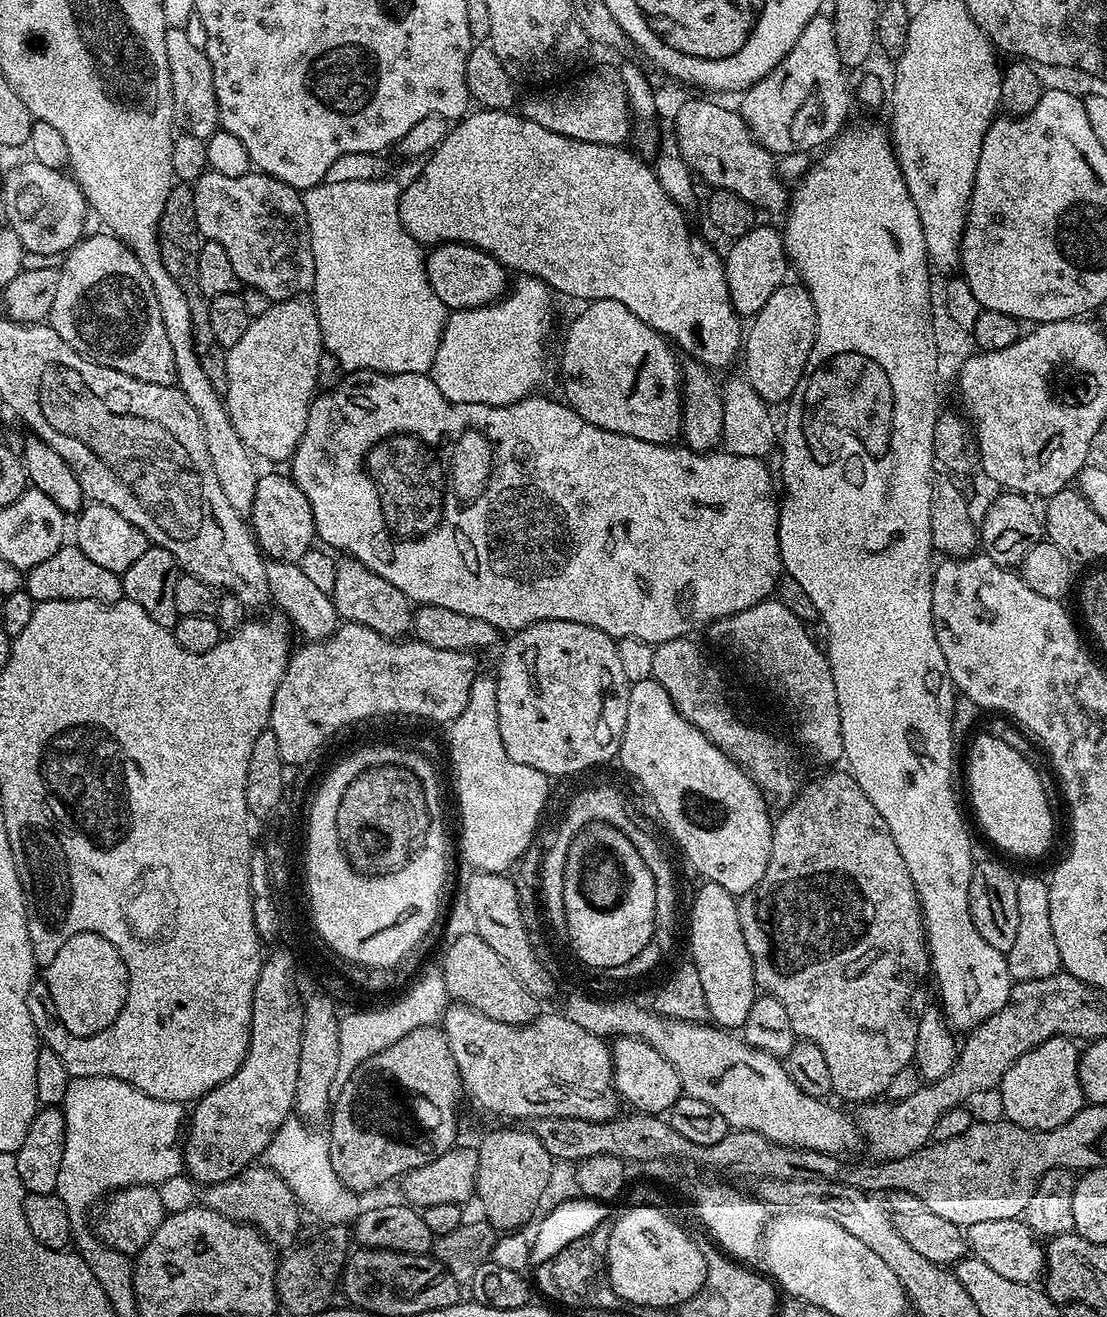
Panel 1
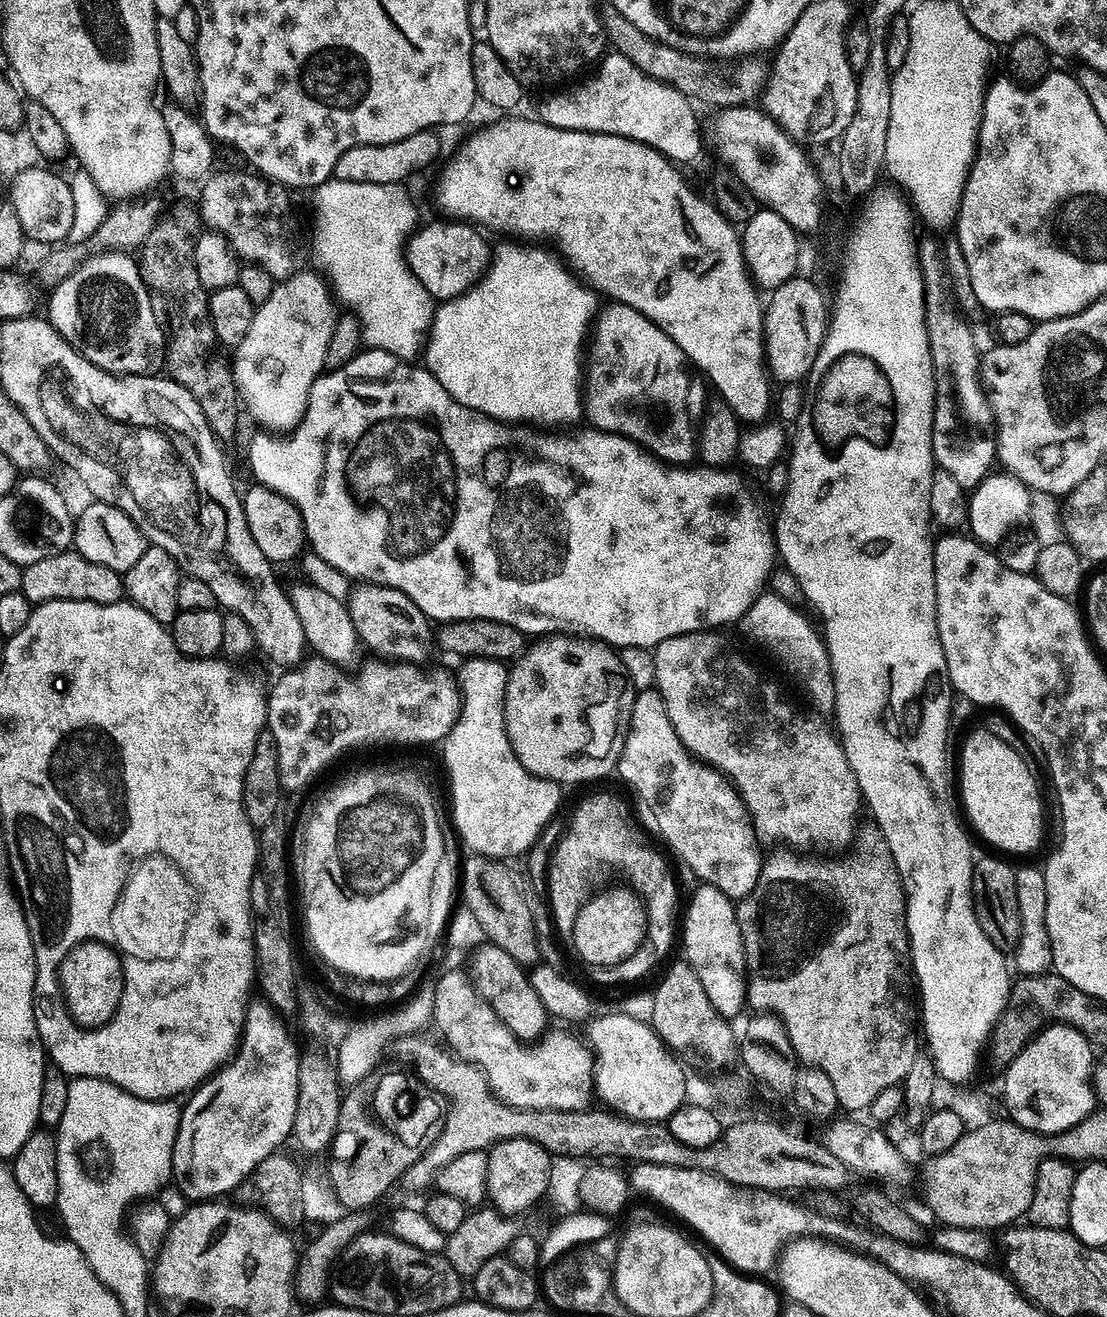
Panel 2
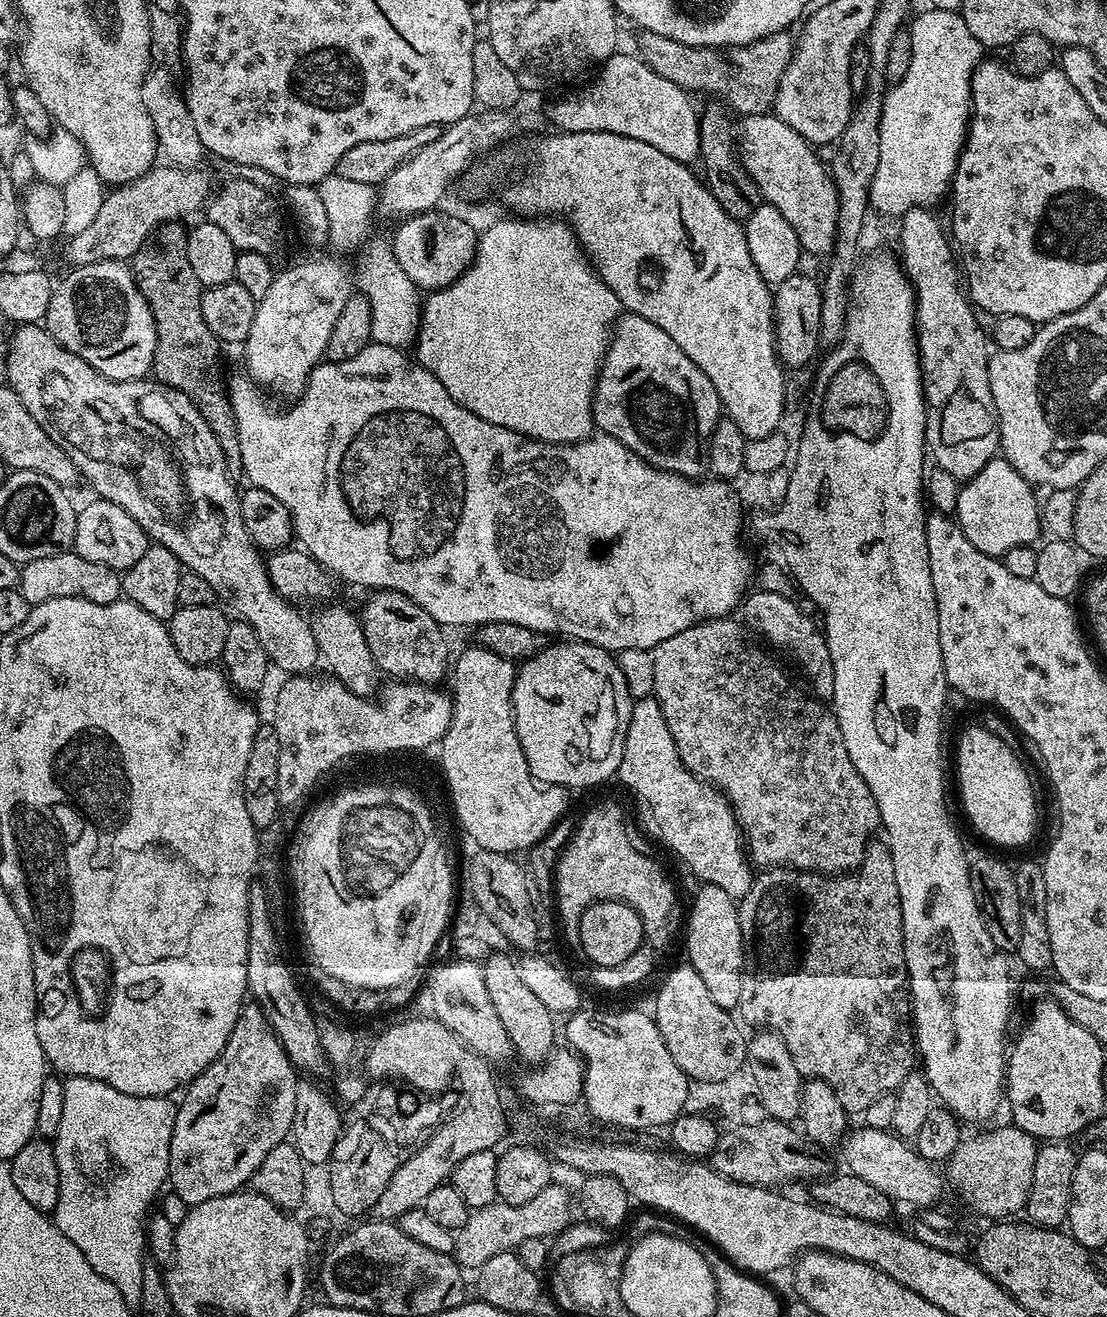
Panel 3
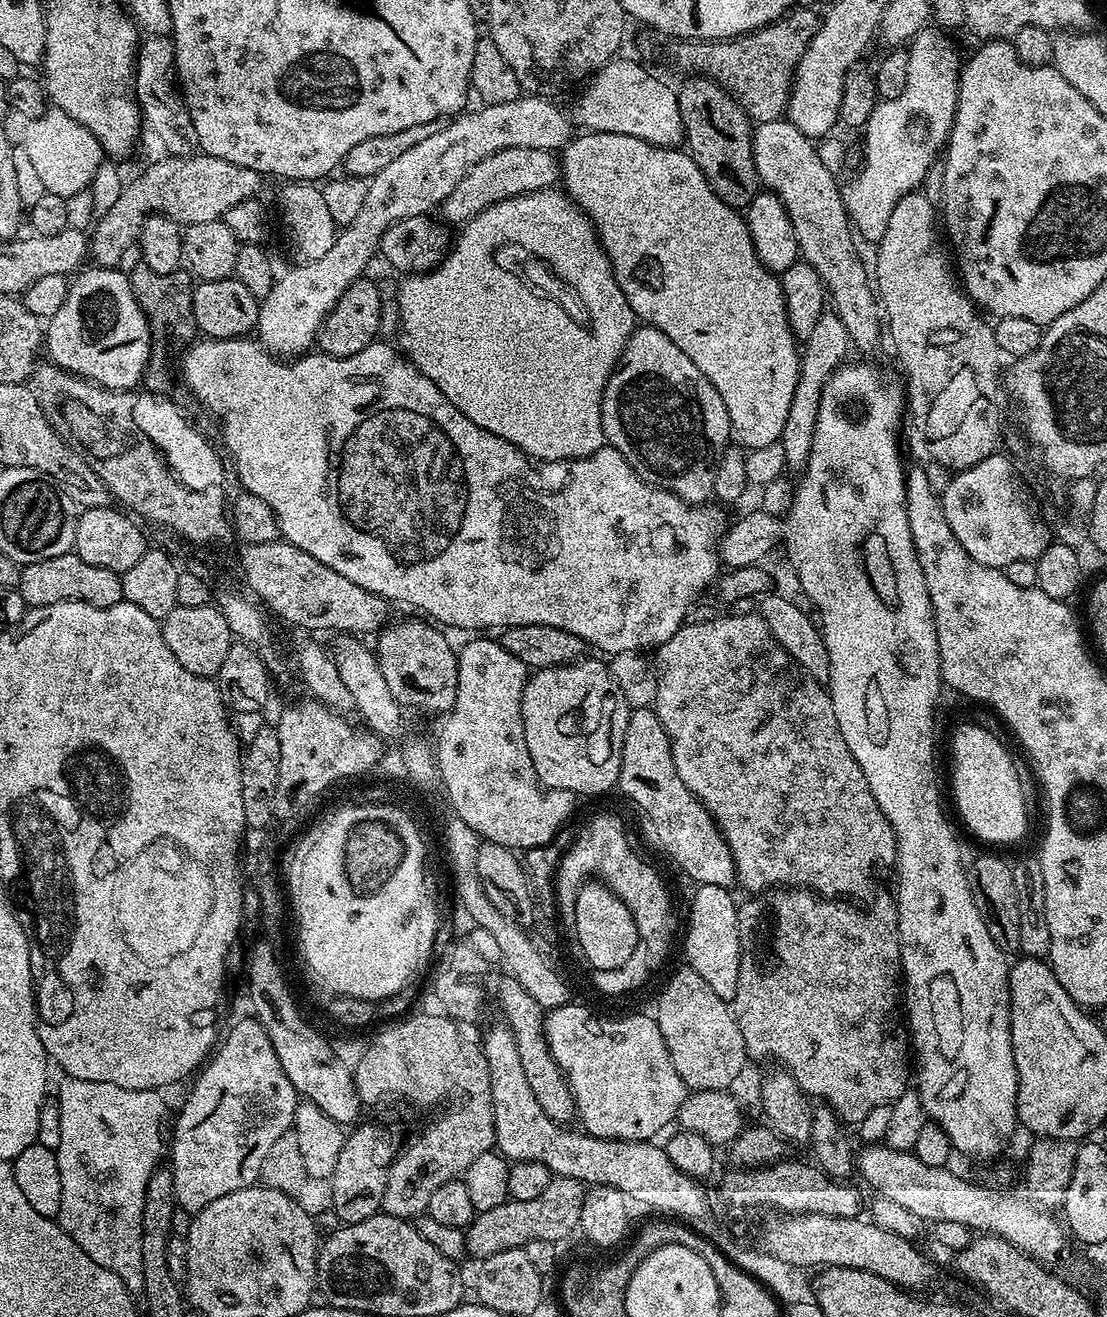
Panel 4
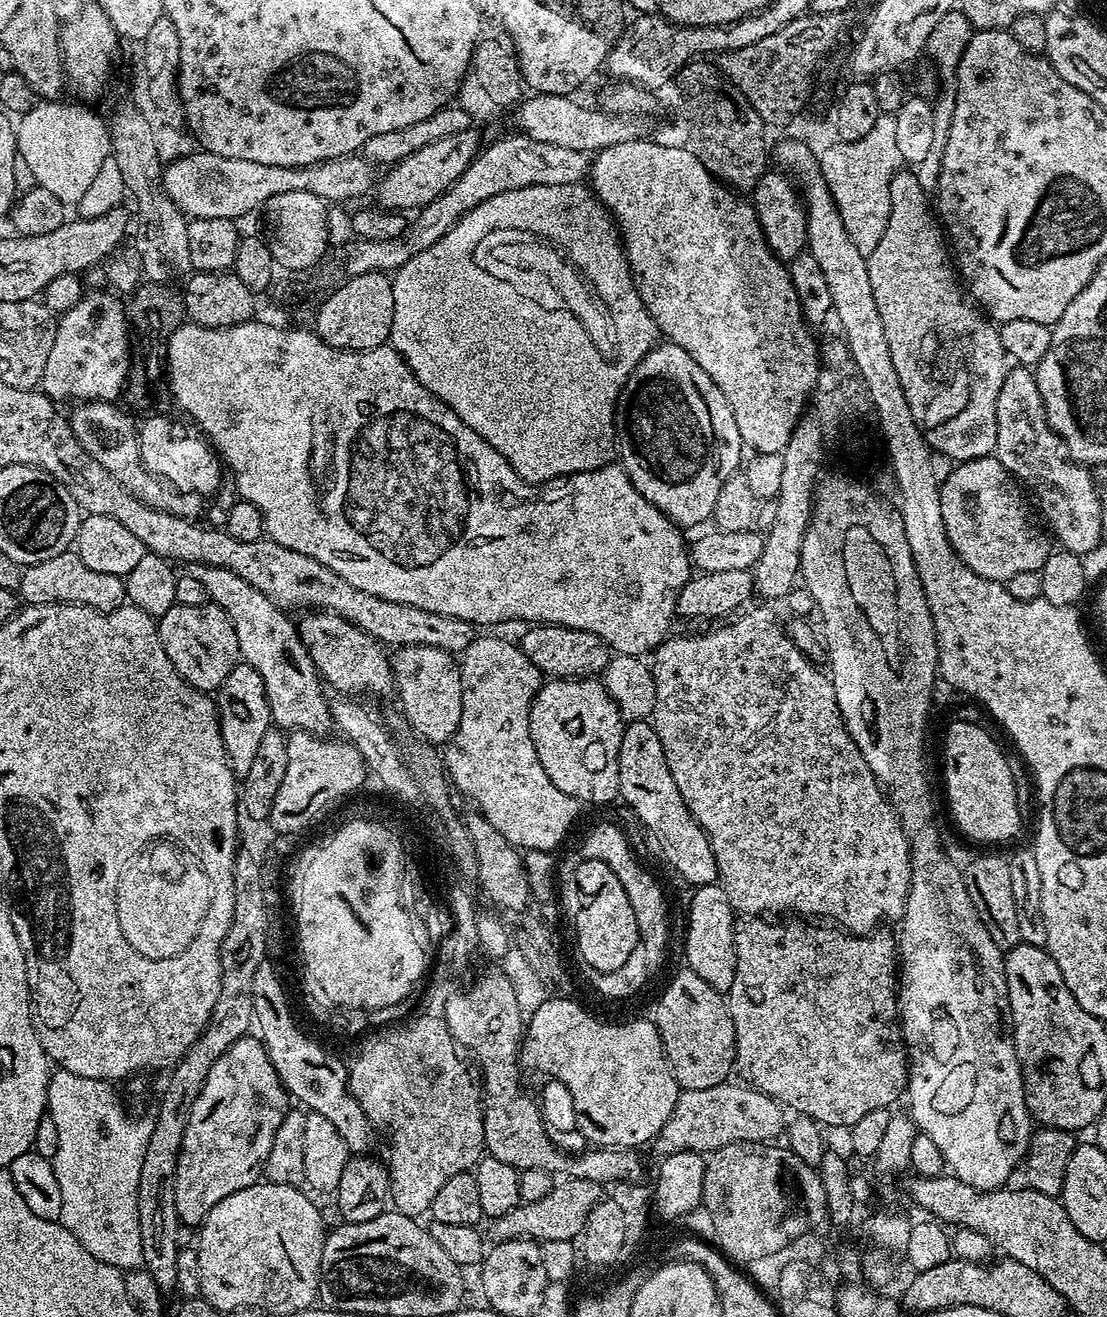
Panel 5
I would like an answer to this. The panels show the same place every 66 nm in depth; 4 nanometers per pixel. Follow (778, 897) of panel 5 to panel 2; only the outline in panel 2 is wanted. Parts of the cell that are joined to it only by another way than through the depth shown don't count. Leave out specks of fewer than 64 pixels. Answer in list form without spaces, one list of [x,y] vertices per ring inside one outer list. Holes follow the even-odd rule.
[[[705,630],[703,632],[691,632],[682,634],[674,638],[666,638],[666,642],[656,645],[652,652],[654,662],[654,678],[656,679],[654,688],[659,692],[662,702],[666,706],[666,714],[678,734],[678,738],[688,748],[697,759],[712,765],[724,773],[732,784],[735,785],[740,796],[744,799],[744,804],[748,807],[752,824],[756,827],[756,833],[761,841],[780,840],[776,842],[792,842],[788,840],[844,840],[847,841],[853,835],[856,822],[856,814],[860,808],[862,810],[862,797],[860,787],[856,781],[854,770],[850,770],[850,762],[846,762],[844,746],[835,735],[824,732],[820,724],[815,724],[808,716],[803,716],[800,712],[795,712],[786,701],[774,693],[764,693],[764,684],[760,681],[760,676],[735,652],[732,648],[724,645],[721,633],[716,630]]]

